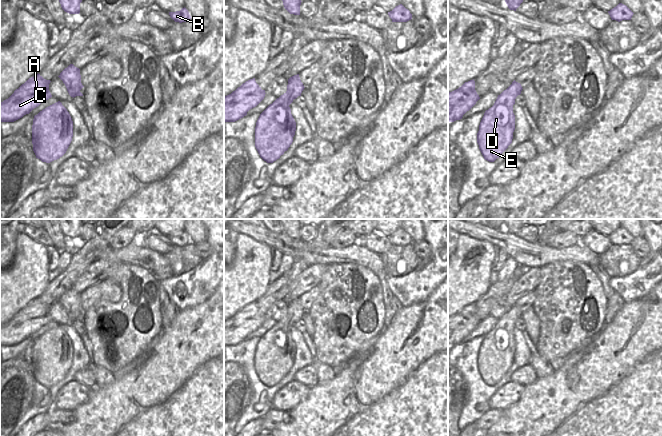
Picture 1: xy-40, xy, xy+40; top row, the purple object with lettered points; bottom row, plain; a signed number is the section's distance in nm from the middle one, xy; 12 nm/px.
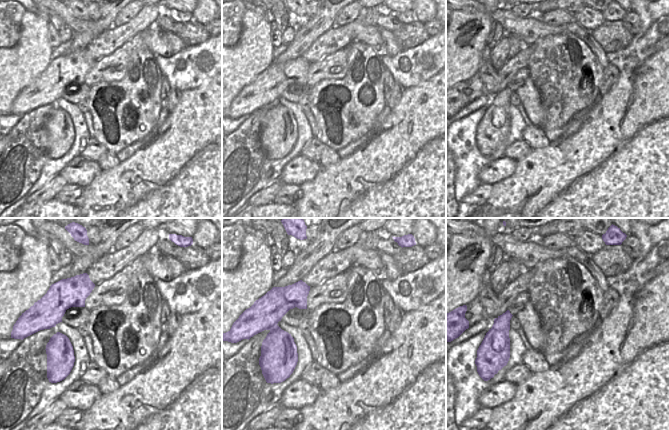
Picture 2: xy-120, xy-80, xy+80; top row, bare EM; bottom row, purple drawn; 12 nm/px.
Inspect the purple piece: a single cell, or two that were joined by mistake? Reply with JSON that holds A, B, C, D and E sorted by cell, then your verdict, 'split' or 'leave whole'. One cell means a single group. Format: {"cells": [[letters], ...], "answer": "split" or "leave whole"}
{"cells": [["A", "B", "C", "D", "E"]], "answer": "leave whole"}

